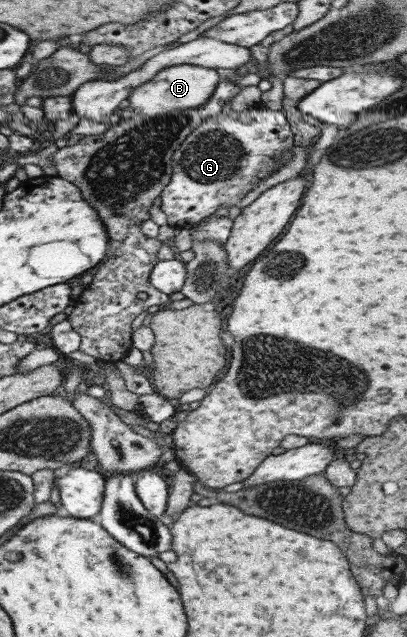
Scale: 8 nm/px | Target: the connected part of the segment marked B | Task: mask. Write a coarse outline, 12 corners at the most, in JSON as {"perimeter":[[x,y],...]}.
{"perimeter":[[182,63],[130,90],[137,116],[196,109],[222,78]]}

